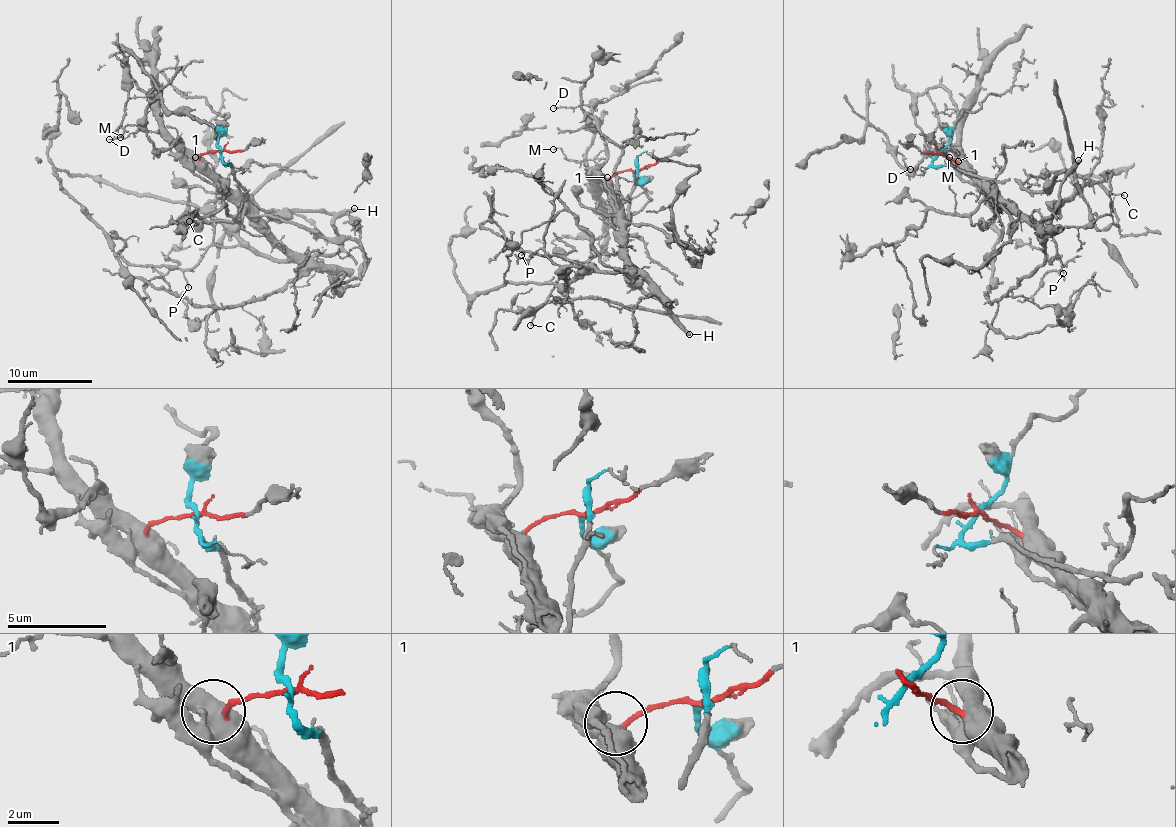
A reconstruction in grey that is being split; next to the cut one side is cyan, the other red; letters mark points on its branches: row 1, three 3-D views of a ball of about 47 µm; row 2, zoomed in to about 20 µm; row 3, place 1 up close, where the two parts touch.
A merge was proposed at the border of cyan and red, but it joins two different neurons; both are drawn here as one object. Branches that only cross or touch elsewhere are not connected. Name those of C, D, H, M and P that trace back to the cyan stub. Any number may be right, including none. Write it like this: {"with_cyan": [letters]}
{"with_cyan": ["C", "H"]}

